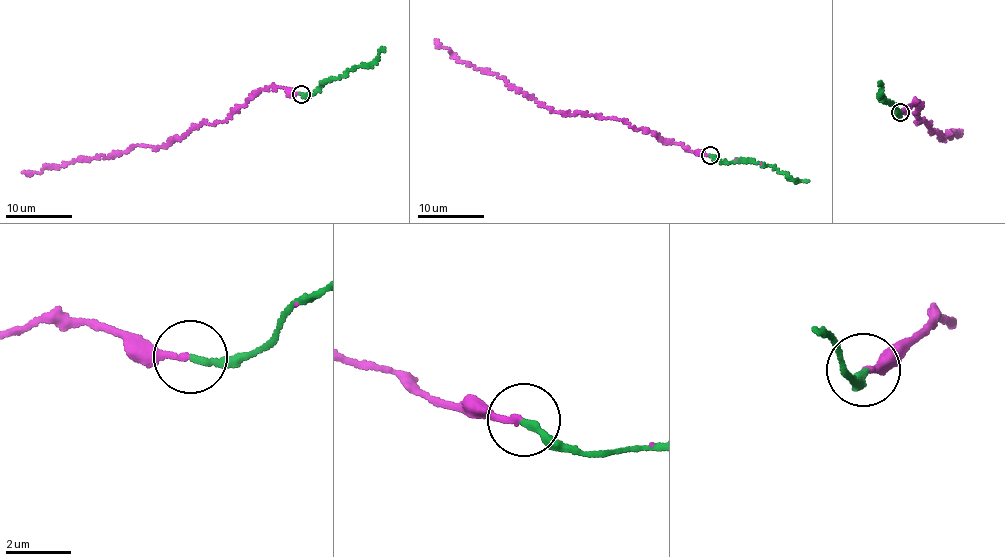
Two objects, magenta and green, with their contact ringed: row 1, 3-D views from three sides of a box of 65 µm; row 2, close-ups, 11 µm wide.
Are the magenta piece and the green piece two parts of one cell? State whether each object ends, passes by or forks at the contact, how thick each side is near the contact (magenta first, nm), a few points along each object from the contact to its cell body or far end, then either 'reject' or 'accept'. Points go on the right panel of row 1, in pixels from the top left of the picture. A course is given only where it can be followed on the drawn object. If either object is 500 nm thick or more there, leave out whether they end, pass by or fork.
magenta ends | green ends | 170/220 nm | magenta via (900, 112), (919, 102), (918, 123), (926, 120), (932, 131), (943, 138), (949, 132), (957, 132) | green via (900, 112), (898, 115), (886, 101), (881, 101), (882, 97), (879, 97), (883, 85), (878, 83) | accept

